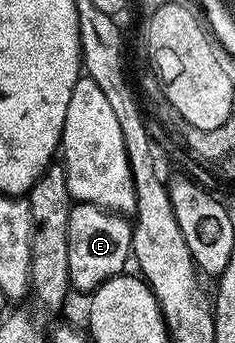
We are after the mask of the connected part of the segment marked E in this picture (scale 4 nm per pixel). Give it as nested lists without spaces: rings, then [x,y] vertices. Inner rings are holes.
[[[76,202],[70,208],[70,228],[66,236],[70,244],[70,280],[73,291],[97,290],[106,280],[116,274],[125,273],[127,262],[130,262],[132,248],[133,223],[125,215],[113,214],[89,202]]]

